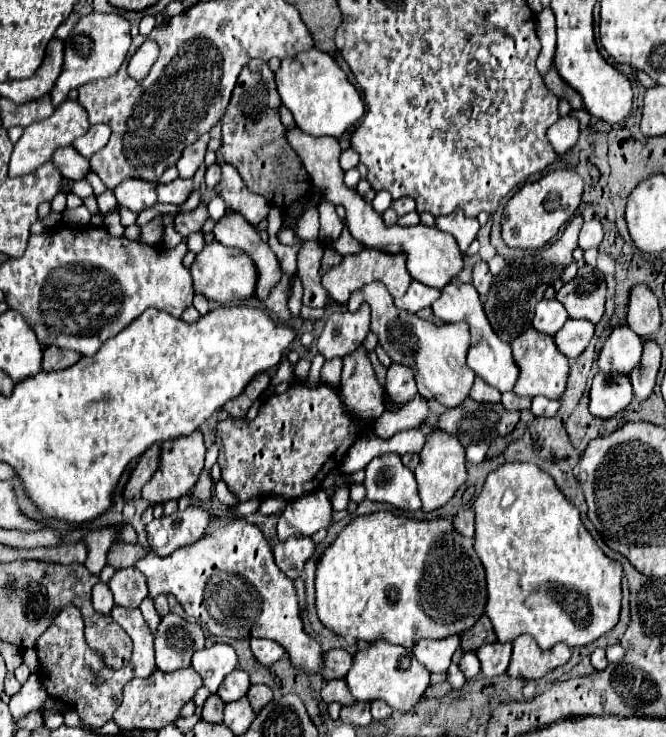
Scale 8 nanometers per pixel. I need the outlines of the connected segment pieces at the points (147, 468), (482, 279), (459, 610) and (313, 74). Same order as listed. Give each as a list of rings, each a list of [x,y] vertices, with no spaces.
[[[159,445],[149,447],[149,449],[139,457],[135,469],[133,469],[131,475],[129,475],[127,485],[123,487],[123,497],[129,501],[129,497],[133,497],[135,493],[139,493],[141,487],[153,477],[153,473],[157,471],[157,467],[159,467]]]
[[[479,259],[479,261],[475,263],[475,267],[473,267],[473,281],[471,281],[471,283],[475,285],[475,289],[477,289],[481,295],[487,295],[487,293],[489,293],[489,287],[491,287],[491,281],[493,281],[493,275],[491,275],[487,263]]]
[[[391,511],[355,517],[325,549],[317,563],[317,615],[337,635],[351,635],[373,643],[387,639],[411,649],[419,639],[443,639],[471,629],[485,613],[487,587],[483,563],[473,549],[473,539],[459,535],[451,517],[417,521]]]
[[[315,47],[311,51],[301,51],[291,59],[283,59],[279,71],[275,73],[275,81],[283,105],[293,113],[297,125],[309,135],[339,137],[365,113],[357,89],[349,83],[335,59]]]

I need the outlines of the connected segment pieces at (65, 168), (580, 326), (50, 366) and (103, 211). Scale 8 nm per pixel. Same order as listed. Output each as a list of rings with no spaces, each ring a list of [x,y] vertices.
[[[75,147],[57,149],[53,153],[51,161],[61,169],[61,175],[71,181],[79,181],[87,175],[87,171],[91,171],[89,159],[83,159],[83,155],[79,155],[79,151],[75,151]]]
[[[569,319],[565,323],[565,327],[561,327],[557,333],[555,333],[555,345],[557,349],[567,355],[569,359],[575,359],[579,357],[585,347],[589,345],[593,337],[593,323],[591,321],[583,321],[583,319]]]
[[[59,347],[43,349],[43,369],[45,371],[61,371],[75,365],[81,359],[77,351],[63,351]]]
[[[105,191],[103,195],[97,197],[97,207],[99,207],[99,215],[107,217],[109,213],[113,213],[113,209],[117,207],[117,199],[111,191]]]

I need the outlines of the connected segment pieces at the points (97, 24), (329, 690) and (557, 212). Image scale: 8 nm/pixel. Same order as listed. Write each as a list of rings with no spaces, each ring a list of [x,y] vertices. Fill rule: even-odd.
[[[89,13],[79,19],[75,29],[69,33],[69,37],[63,41],[65,43],[65,63],[59,79],[55,81],[55,87],[51,91],[53,105],[57,107],[61,101],[65,101],[67,93],[71,89],[77,89],[79,85],[85,85],[89,81],[101,79],[101,77],[111,77],[115,71],[119,71],[129,45],[131,45],[131,25],[129,21],[119,15],[119,13]]]
[[[329,679],[323,683],[321,687],[321,697],[325,703],[333,703],[339,701],[341,705],[353,705],[353,697],[349,693],[349,687],[345,683],[345,679]]]
[[[557,169],[543,175],[537,181],[525,183],[505,205],[501,217],[503,239],[509,247],[521,249],[539,249],[551,241],[561,225],[569,221],[569,217],[577,211],[583,195],[583,177],[571,169]]]

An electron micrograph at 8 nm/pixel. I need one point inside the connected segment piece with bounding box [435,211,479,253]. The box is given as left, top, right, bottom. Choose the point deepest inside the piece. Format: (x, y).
(463, 228)

